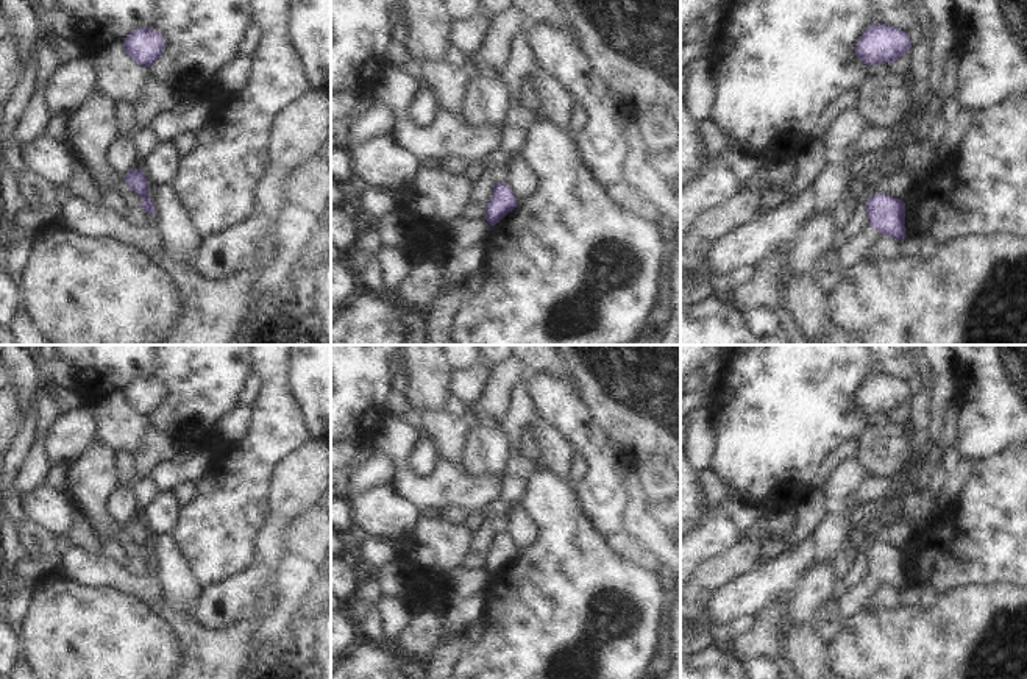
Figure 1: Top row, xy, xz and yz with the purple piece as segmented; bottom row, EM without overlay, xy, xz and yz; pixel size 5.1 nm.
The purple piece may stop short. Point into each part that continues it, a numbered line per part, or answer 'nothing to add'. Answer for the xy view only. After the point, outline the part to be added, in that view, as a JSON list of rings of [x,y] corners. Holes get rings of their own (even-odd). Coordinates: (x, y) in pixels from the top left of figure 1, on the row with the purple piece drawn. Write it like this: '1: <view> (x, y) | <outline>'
nothing to add

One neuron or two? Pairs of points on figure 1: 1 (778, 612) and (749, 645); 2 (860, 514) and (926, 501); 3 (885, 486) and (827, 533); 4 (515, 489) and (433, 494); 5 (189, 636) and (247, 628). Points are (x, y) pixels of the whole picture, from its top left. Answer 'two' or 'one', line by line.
1: one
2: one
3: one
4: two
5: one

